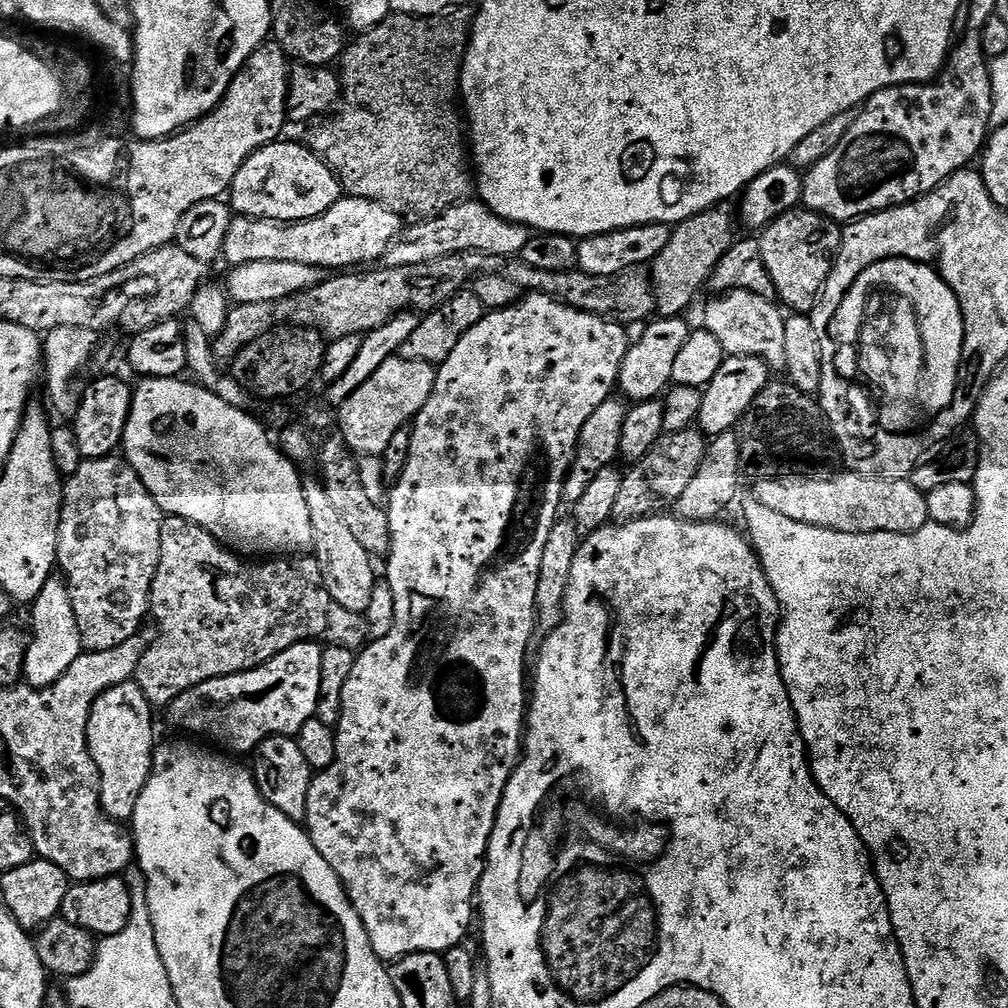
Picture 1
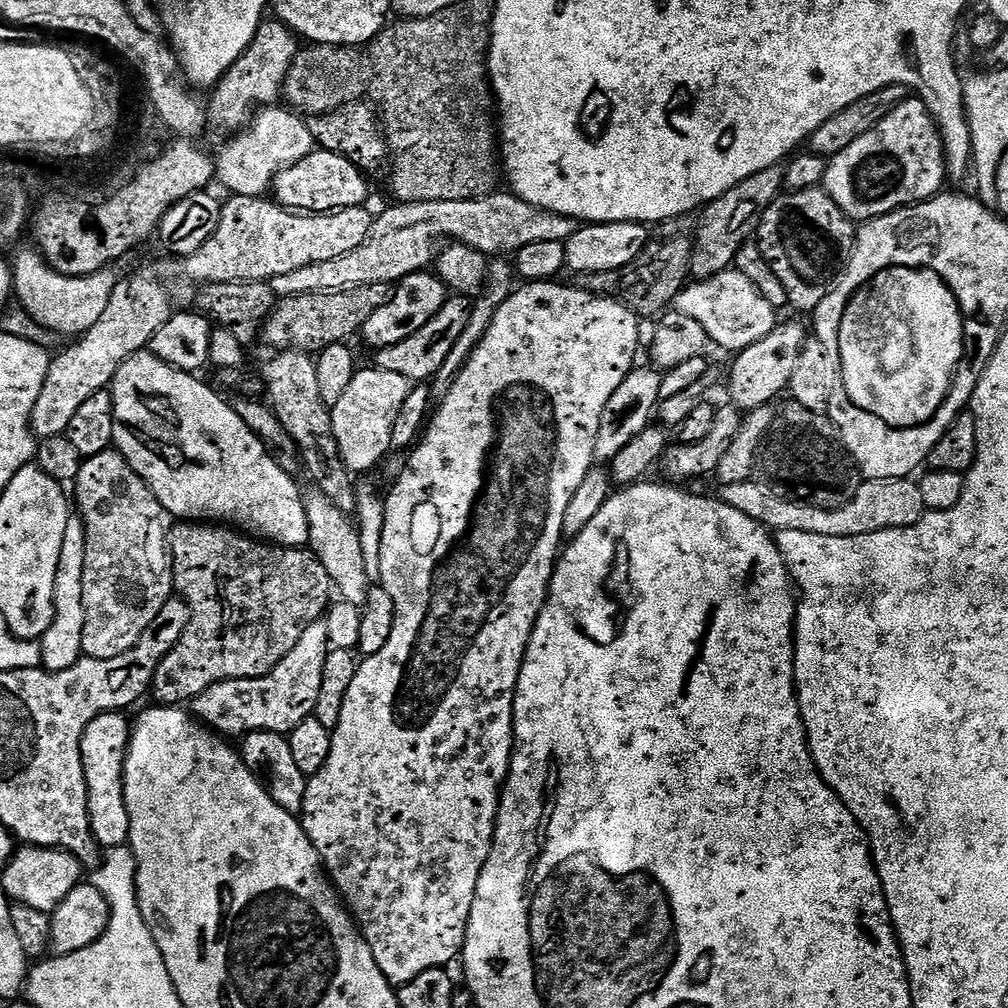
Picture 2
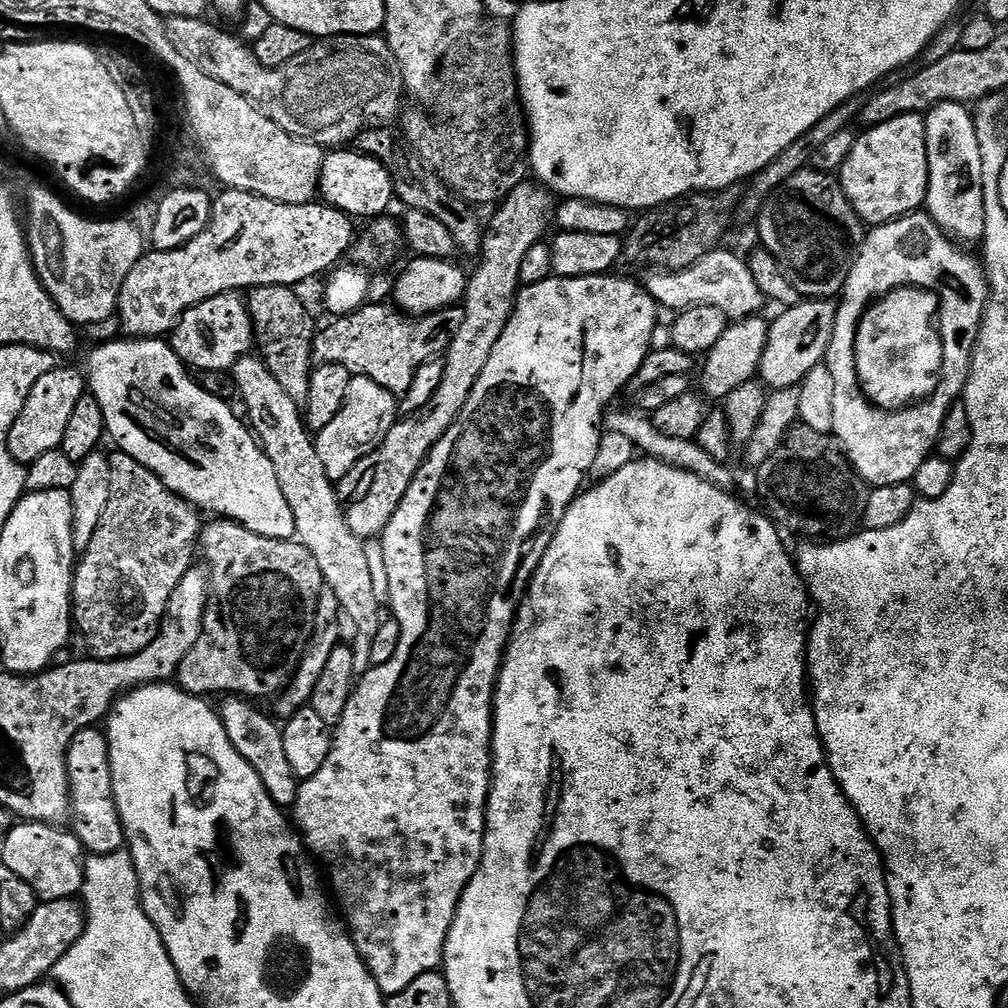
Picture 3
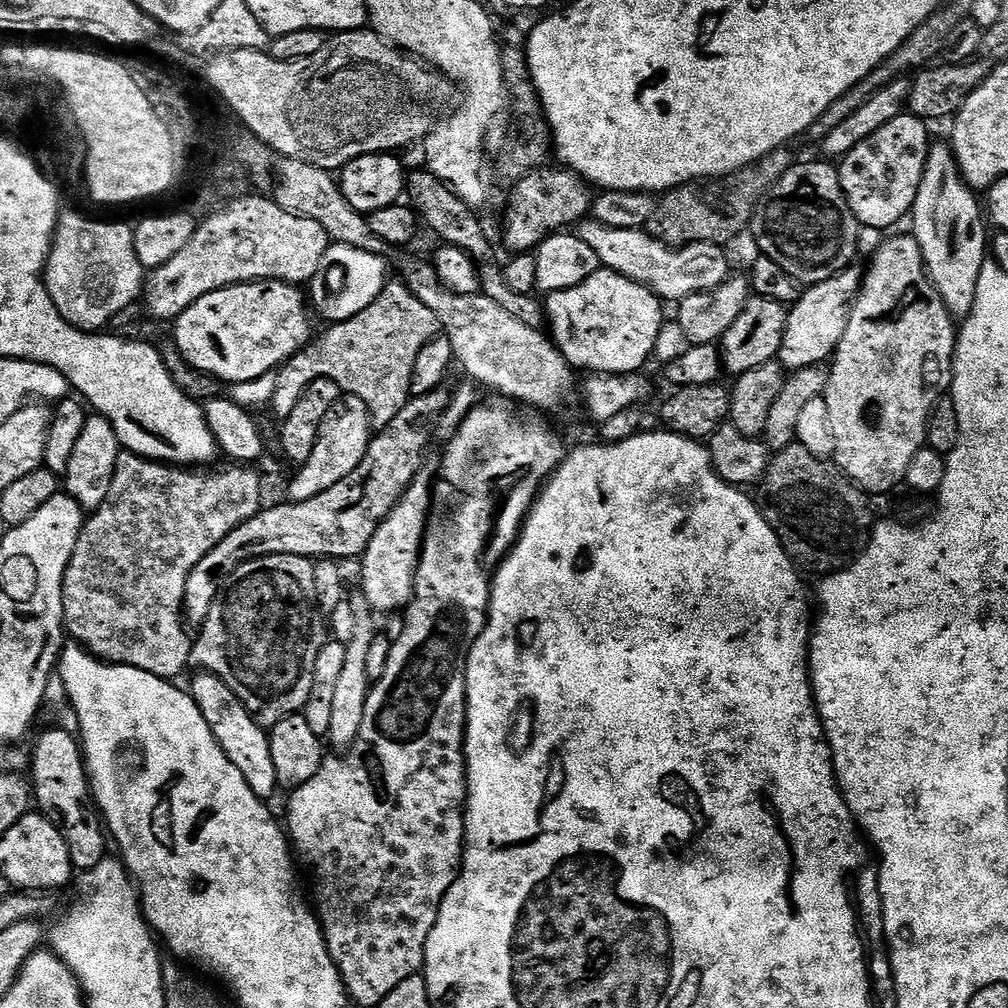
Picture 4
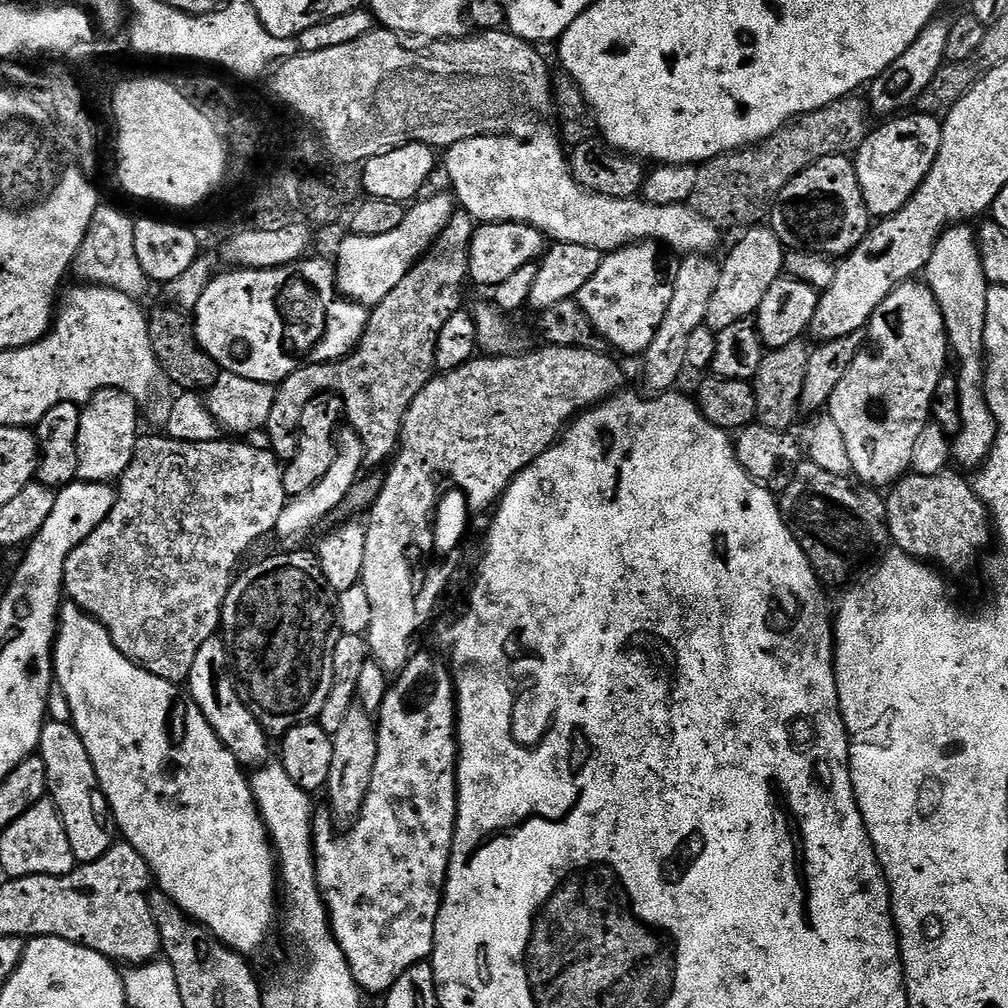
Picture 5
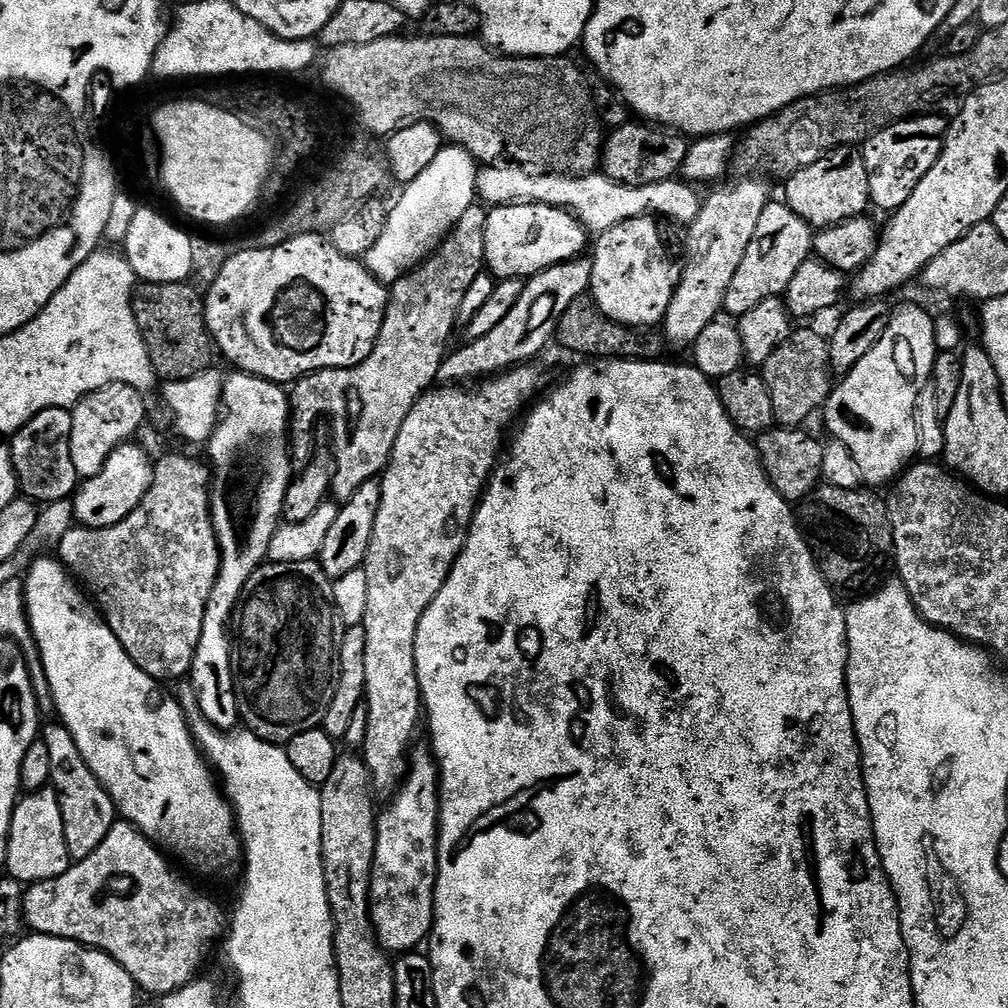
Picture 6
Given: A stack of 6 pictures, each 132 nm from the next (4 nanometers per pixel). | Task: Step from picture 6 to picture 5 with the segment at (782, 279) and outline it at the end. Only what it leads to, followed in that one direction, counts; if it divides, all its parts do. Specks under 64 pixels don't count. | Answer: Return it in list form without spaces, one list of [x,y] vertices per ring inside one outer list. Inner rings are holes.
[[[753,226],[741,236],[744,237],[729,250],[728,257],[720,264],[718,286],[706,311],[704,324],[715,333],[726,330],[726,326],[734,326],[734,322],[755,317],[758,306],[762,306],[762,298],[766,298],[766,290],[770,290],[784,272],[786,249],[771,227]]]

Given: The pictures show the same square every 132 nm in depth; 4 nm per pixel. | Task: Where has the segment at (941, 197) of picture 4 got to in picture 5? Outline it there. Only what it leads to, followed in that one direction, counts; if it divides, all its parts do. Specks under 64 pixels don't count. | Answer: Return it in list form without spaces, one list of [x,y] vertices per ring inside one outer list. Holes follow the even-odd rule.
[[[967,223],[946,228],[940,235],[940,240],[934,246],[930,254],[930,262],[926,269],[926,283],[933,292],[940,308],[940,317],[944,319],[944,329],[948,331],[948,346],[953,357],[960,359],[960,373],[956,376],[956,392],[960,395],[958,407],[960,410],[960,427],[954,433],[952,440],[952,458],[961,469],[972,468],[979,470],[983,468],[992,453],[992,447],[996,441],[996,419],[986,402],[984,393],[984,373],[986,371],[986,306],[988,305],[988,289],[990,287],[982,258],[980,257],[980,241],[977,233],[972,232]]]

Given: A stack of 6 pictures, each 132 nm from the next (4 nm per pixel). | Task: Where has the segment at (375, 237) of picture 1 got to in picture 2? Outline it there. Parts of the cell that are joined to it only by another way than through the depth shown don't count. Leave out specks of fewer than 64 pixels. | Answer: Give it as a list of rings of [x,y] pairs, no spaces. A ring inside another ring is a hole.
[[[232,196],[229,201],[229,204],[225,203],[221,207],[218,230],[210,234],[210,238],[197,252],[183,258],[167,258],[161,264],[148,264],[125,280],[124,277],[117,279],[102,318],[75,341],[77,344],[70,345],[57,360],[55,357],[49,363],[46,382],[42,382],[42,394],[38,394],[38,402],[34,402],[32,415],[32,430],[40,440],[65,435],[75,412],[82,407],[82,402],[86,402],[90,394],[105,391],[116,379],[121,366],[151,345],[154,334],[158,334],[158,330],[162,330],[162,326],[166,326],[166,322],[174,314],[172,299],[176,296],[176,287],[179,284],[203,286],[239,280],[270,282],[275,276],[290,274],[290,270],[298,270],[314,262],[327,262],[330,258],[342,258],[342,254],[350,254],[350,250],[362,246],[362,242],[366,242],[366,238],[372,234],[374,216],[364,206],[342,208],[331,214],[301,214],[282,208],[271,199],[258,196]]]

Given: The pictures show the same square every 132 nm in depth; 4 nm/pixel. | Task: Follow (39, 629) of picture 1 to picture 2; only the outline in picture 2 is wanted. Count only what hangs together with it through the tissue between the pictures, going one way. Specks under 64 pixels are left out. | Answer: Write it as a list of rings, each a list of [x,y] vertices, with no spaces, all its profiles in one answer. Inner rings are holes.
[[[72,514],[66,522],[66,531],[62,537],[62,550],[58,553],[58,574],[54,574],[54,604],[50,630],[46,630],[46,634],[39,639],[44,659],[42,667],[46,672],[66,670],[78,663],[84,656],[82,650],[82,634],[86,626],[86,609],[82,606],[82,573],[84,571],[86,571],[86,526],[81,516]]]

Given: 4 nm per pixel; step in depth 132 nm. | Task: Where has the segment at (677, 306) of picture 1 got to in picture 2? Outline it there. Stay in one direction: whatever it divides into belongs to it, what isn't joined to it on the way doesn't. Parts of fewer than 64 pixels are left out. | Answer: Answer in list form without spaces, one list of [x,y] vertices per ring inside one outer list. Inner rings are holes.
[[[783,163],[766,170],[758,170],[758,174],[750,174],[746,182],[726,190],[726,194],[704,205],[698,216],[696,237],[692,243],[690,276],[693,281],[709,280],[729,271],[735,265],[736,255],[742,246],[757,235],[762,214],[766,214],[768,207],[785,191],[785,171]]]

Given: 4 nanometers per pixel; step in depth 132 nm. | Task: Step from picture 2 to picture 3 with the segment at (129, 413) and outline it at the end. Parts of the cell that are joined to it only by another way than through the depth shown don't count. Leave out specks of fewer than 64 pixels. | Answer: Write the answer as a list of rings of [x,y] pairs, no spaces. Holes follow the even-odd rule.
[[[119,338],[113,344],[104,344],[101,348],[96,348],[88,356],[88,368],[86,367],[86,384],[90,389],[90,394],[94,398],[98,398],[98,406],[102,406],[102,414],[104,415],[104,426],[107,435],[112,436],[112,440],[116,443],[115,447],[121,452],[130,454],[130,458],[134,458],[138,462],[142,462],[142,466],[146,466],[146,470],[150,470],[163,482],[175,496],[191,504],[193,508],[201,513],[213,512],[211,515],[216,518],[225,520],[233,520],[236,524],[241,524],[246,530],[250,530],[259,536],[266,538],[274,538],[275,540],[290,540],[295,537],[295,518],[291,513],[290,505],[282,496],[282,491],[278,487],[278,479],[274,474],[274,467],[270,458],[264,453],[256,436],[250,431],[249,425],[243,419],[240,420],[232,413],[232,408],[224,400],[219,400],[212,392],[207,392],[204,388],[199,388],[186,371],[186,365],[183,360],[177,356],[176,351],[172,349],[171,343],[165,342],[160,338]]]

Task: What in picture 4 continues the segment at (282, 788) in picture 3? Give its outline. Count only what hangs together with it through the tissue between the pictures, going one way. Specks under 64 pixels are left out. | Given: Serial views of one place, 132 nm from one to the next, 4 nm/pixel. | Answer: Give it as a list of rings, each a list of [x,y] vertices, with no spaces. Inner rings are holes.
[[[207,670],[199,673],[200,677],[190,685],[192,696],[196,699],[204,716],[210,722],[218,742],[226,750],[226,754],[242,770],[242,774],[250,782],[257,796],[269,798],[276,792],[280,779],[278,770],[274,768],[272,742],[265,725],[253,716],[252,711],[243,702],[241,693],[229,681]]]

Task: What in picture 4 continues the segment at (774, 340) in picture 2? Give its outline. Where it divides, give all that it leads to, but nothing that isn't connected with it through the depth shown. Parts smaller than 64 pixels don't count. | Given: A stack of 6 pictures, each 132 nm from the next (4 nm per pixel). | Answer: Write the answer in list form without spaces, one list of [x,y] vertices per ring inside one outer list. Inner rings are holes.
[[[859,267],[846,268],[830,279],[817,281],[810,290],[805,289],[800,300],[791,305],[788,330],[784,346],[780,349],[779,363],[785,369],[815,368],[823,365],[835,353],[837,346],[849,328],[862,289],[862,272]]]

